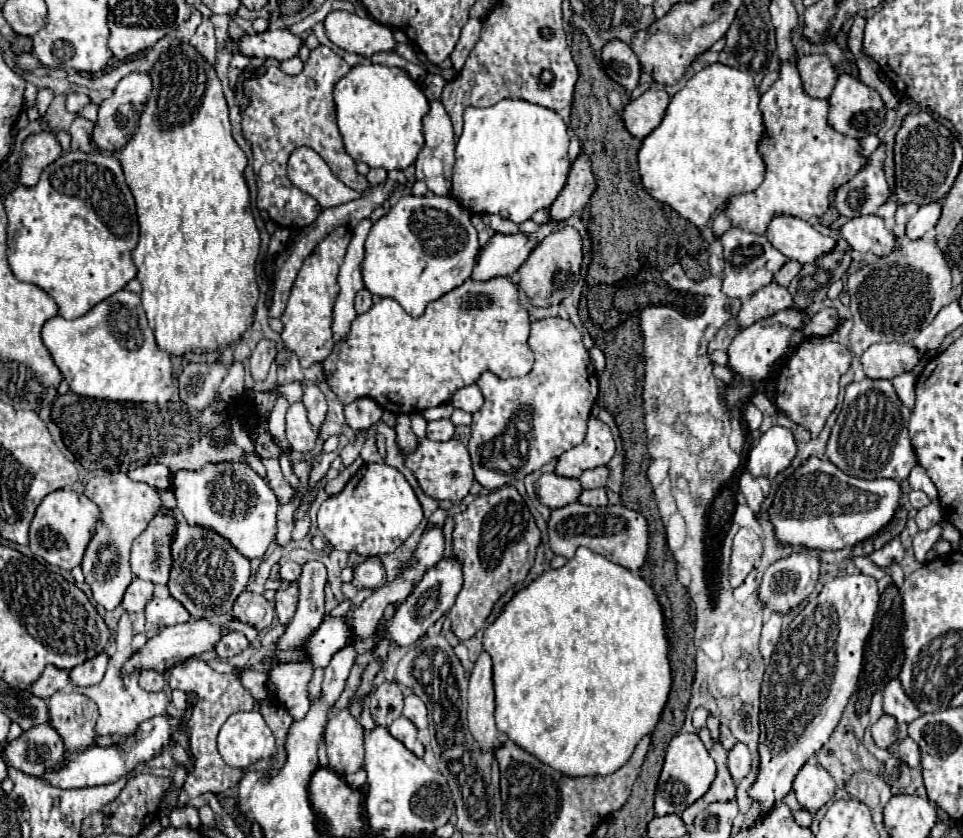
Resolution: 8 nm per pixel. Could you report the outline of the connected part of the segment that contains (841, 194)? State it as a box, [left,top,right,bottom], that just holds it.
[834,145,888,217]

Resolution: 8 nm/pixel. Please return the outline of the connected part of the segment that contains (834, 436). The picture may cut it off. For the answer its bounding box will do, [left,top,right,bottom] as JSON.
[826,379,918,479]

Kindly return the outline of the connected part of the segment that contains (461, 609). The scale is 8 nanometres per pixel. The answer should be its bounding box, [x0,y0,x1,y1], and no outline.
[448,485,540,641]

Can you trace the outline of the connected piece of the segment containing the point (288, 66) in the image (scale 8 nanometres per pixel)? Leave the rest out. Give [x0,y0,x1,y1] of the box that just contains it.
[280,57,302,75]

